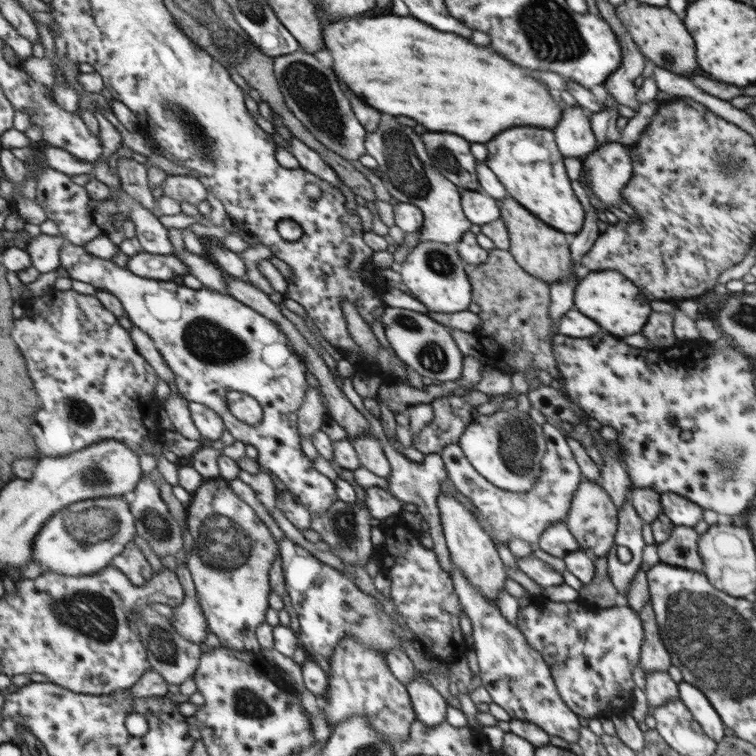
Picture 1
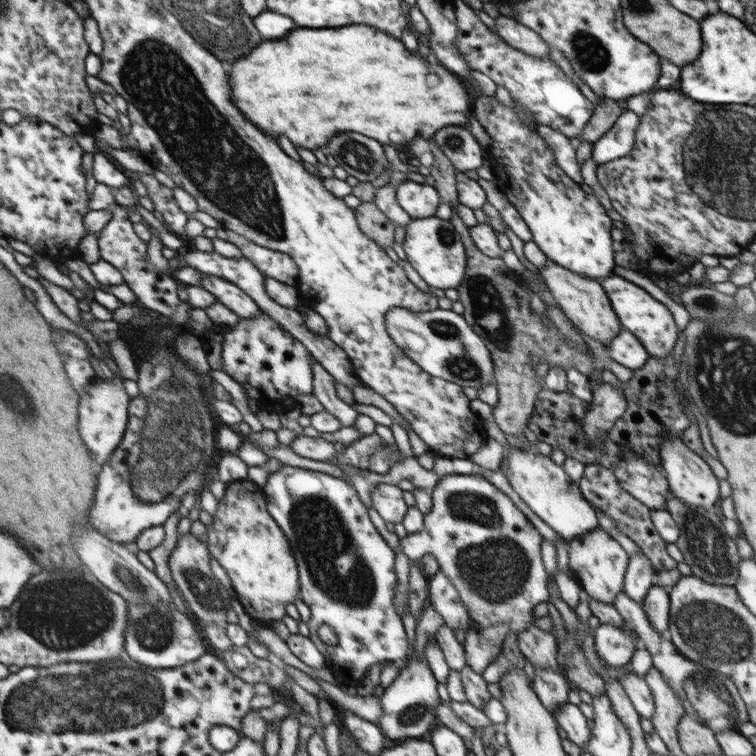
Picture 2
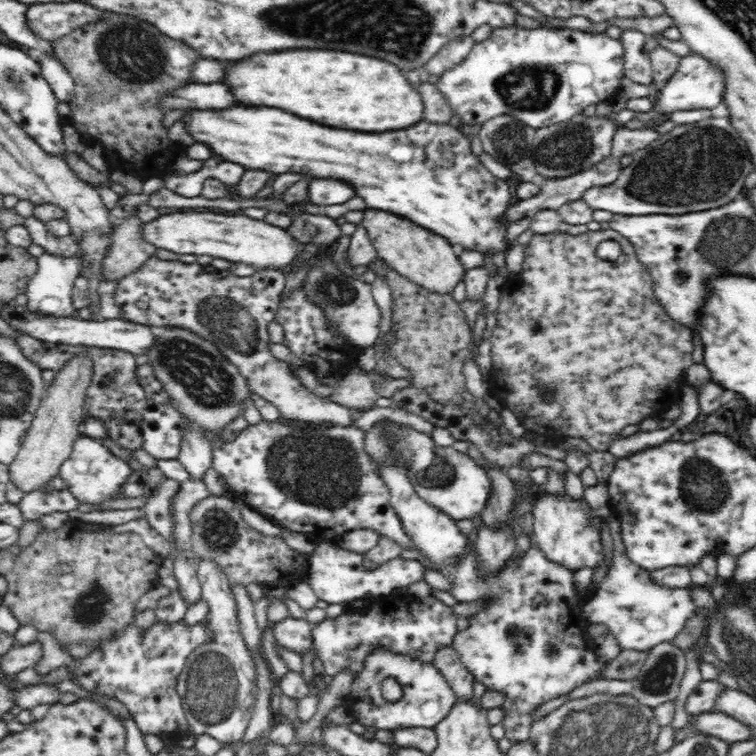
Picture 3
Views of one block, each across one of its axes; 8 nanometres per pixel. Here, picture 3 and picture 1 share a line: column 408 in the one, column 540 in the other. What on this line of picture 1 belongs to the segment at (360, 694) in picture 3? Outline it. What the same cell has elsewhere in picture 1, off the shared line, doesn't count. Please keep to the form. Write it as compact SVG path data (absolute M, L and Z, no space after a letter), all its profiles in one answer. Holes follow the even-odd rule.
M452 564L449 575L459 604L470 618L474 648L480 667L479 677L482 679L482 686L490 693L492 703L502 707L511 718L533 722L549 735L559 736L568 743L577 742L582 727L578 715L558 696L549 666L541 657L541 653L528 644L517 627L504 619L495 603L484 599L468 583L468 579L456 565Z

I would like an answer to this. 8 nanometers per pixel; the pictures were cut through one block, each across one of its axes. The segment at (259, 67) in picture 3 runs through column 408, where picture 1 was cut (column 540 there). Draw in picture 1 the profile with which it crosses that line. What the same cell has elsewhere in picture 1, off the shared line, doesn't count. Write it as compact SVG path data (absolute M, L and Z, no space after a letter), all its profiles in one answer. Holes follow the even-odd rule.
M378 16L378 18L352 18L346 22L328 24L324 28L324 46L328 42L328 52L332 56L332 70L338 74L340 84L344 84L352 94L376 108L378 112L392 116L408 116L426 130L452 132L468 142L488 142L496 134L512 126L538 126L553 129L564 112L544 84L526 76L520 66L512 64L504 56L490 48L478 48L470 40L460 38L452 32L438 32L425 22L412 16Z

